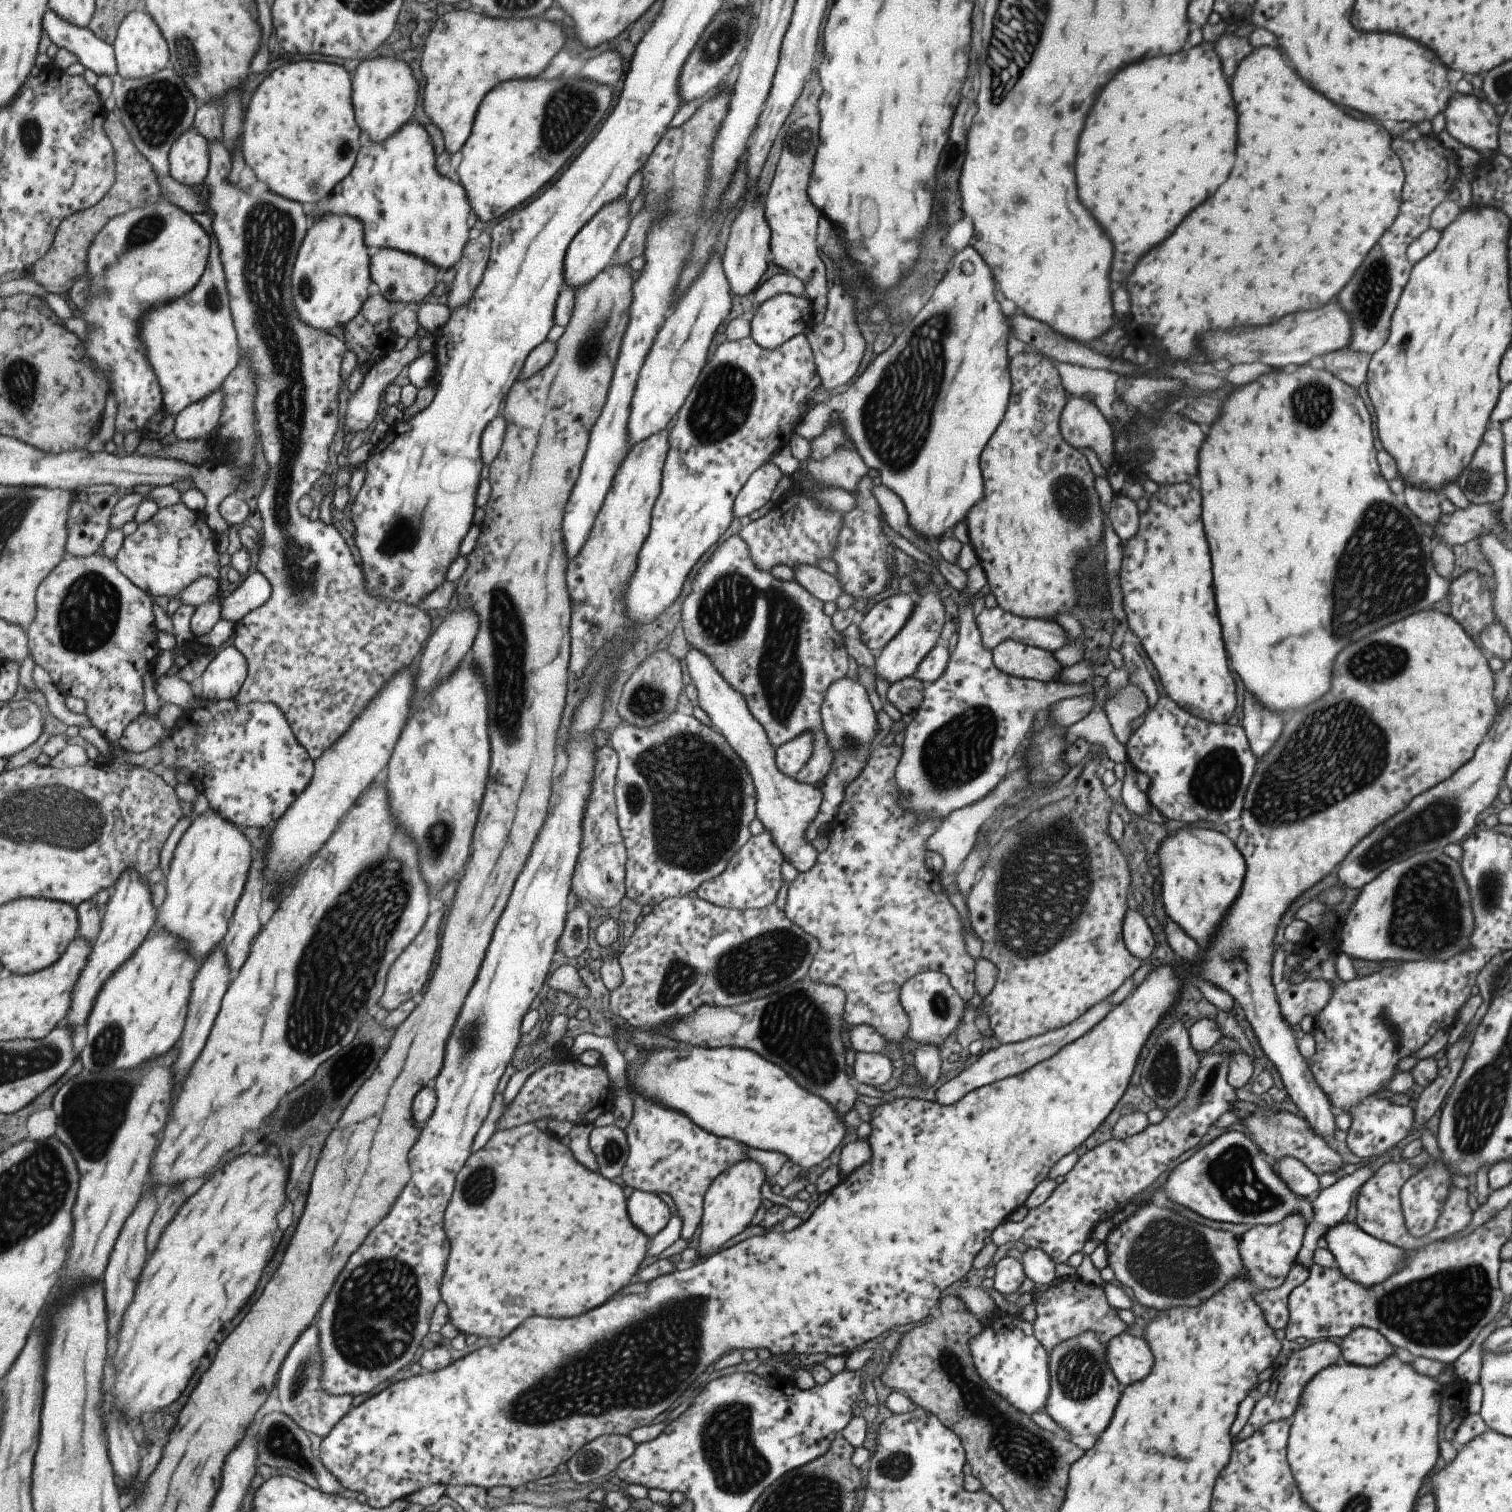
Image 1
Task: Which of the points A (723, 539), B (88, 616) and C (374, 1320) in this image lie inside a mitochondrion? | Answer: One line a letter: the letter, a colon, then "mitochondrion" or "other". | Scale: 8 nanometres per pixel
A: other
B: mitochondrion
C: mitochondrion

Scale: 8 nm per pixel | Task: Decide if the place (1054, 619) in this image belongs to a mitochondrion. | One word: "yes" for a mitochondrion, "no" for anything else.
no

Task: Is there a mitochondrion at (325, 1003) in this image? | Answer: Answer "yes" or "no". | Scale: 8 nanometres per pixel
yes

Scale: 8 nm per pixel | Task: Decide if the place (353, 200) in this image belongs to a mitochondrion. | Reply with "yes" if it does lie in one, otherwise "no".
no

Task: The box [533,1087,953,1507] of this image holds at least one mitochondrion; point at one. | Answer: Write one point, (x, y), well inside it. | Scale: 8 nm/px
(728, 1449)

